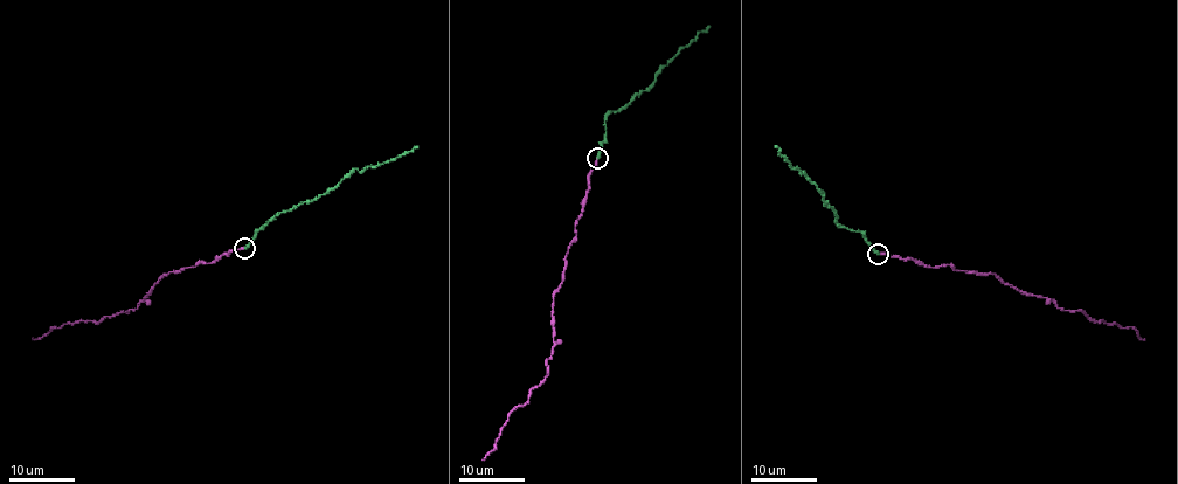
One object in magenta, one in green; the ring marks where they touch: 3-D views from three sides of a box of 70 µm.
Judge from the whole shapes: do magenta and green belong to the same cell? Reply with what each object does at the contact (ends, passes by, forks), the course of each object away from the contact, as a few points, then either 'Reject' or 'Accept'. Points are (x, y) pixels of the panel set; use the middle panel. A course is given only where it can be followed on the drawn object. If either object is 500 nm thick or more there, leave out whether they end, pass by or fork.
At the ring magenta ends. At the ring green ends. Course of magenta: (597, 158), (576, 237), (566, 257), (563, 281), (553, 297), (554, 346), (547, 377), (511, 413), (482, 460). Course of green: (597, 158), (604, 140), (608, 112), (624, 109), (646, 90), (664, 67), (709, 26). Accept

